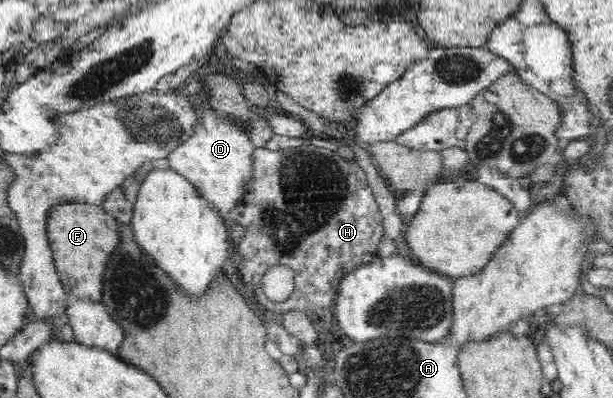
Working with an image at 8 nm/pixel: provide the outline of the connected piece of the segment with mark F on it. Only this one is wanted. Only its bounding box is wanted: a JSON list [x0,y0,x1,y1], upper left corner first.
[47,203,120,302]

